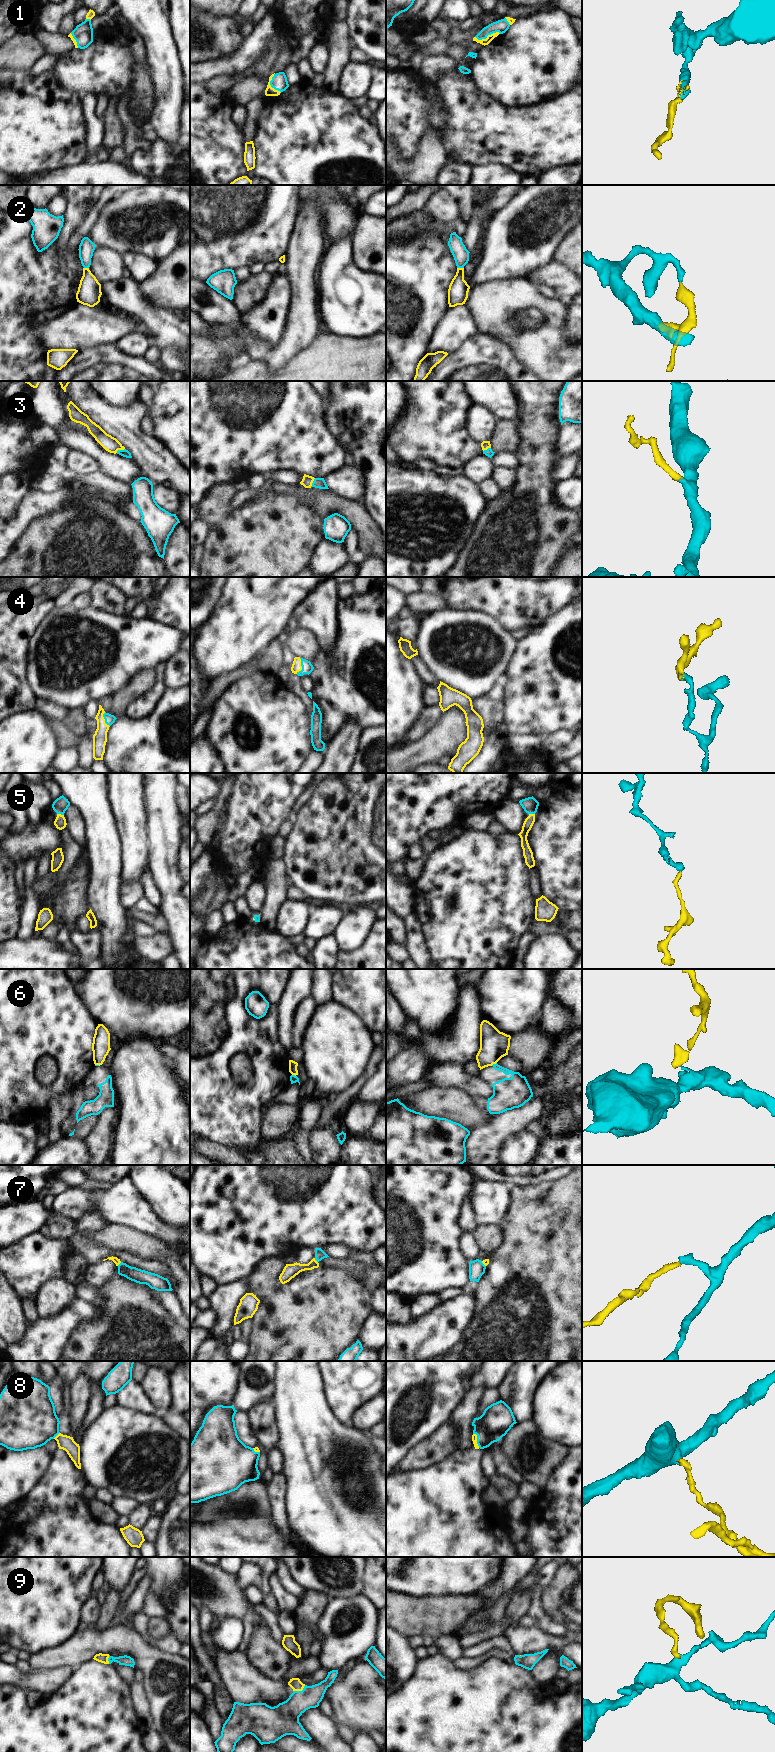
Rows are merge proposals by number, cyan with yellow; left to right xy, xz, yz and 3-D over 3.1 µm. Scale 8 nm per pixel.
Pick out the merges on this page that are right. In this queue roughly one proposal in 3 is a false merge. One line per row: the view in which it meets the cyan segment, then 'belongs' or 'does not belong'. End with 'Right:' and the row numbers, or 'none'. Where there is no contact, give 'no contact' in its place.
1: meets cyan in yz; belongs
2: meets cyan in yz; belongs
3: meets cyan in xy; belongs
4: meets cyan in xz; belongs
5: meets cyan in xy; belongs
6: meets cyan in yz; does not belong
7: meets cyan in xz; belongs
8: meets cyan in yz; belongs
9: meets cyan in xz; belongs
Right: 1, 2, 3, 4, 5, 7, 8, 9

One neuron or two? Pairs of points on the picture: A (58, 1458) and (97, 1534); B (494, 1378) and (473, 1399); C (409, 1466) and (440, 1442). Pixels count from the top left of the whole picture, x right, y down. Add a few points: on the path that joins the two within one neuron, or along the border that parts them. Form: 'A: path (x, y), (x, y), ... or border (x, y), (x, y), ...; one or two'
A: path (63, 1477), (63, 1487), (82, 1506), (83, 1515); one
B: path (487, 1378), (477, 1388), (476, 1392); one
C: path (417, 1459), (432, 1450); one

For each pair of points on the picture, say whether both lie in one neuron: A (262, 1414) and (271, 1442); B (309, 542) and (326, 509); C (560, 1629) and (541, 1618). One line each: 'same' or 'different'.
A: same
B: different
C: same

